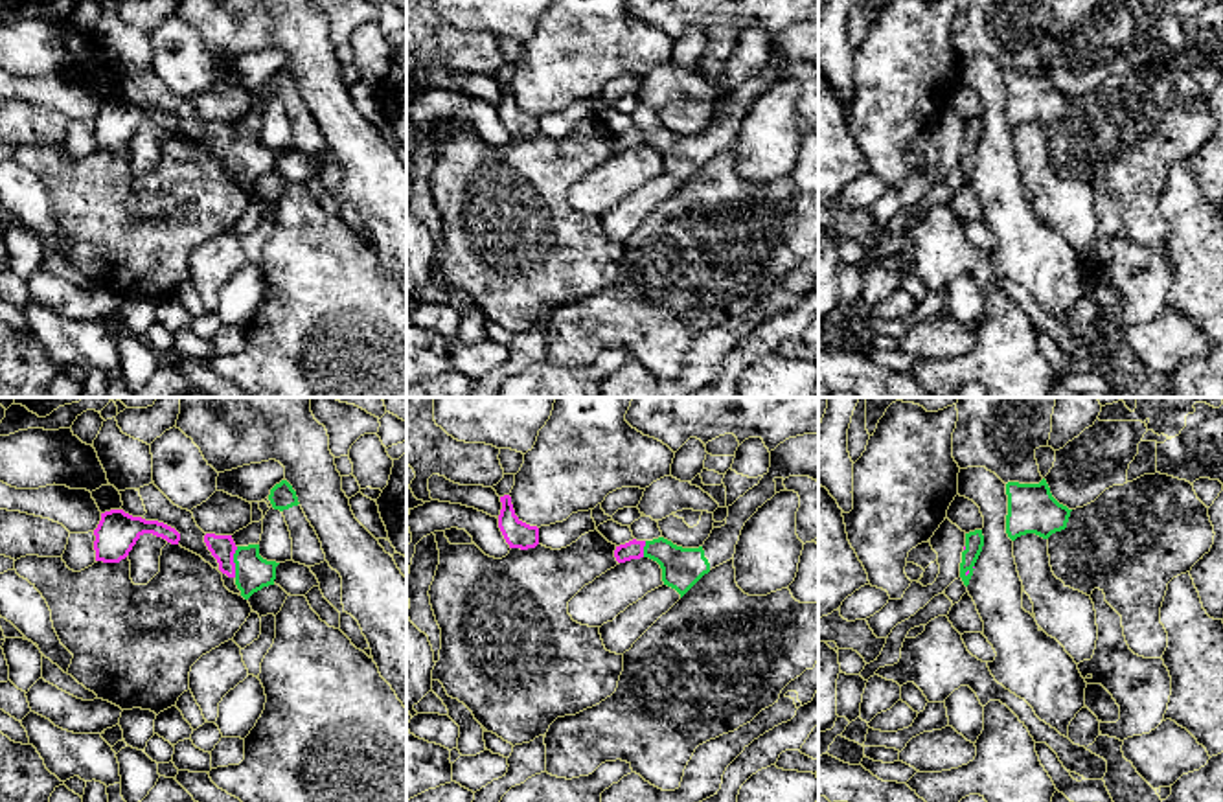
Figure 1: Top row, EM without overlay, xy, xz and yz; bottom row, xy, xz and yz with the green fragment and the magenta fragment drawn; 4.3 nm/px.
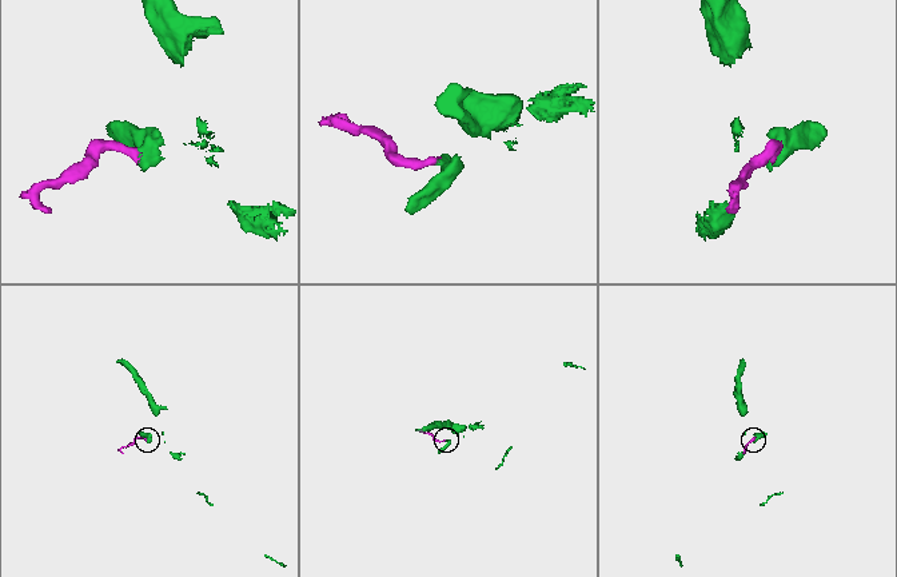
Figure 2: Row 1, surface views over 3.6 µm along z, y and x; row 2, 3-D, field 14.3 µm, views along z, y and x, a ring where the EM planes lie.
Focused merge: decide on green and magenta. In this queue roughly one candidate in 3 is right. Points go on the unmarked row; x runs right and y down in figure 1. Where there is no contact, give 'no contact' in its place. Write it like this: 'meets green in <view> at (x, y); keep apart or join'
meets green in xy at (234, 149); join

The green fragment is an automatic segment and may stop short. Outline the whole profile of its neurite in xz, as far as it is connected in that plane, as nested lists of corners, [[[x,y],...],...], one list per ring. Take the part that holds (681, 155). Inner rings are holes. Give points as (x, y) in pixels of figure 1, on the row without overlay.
[[[818,22],[789,26],[771,39],[771,55],[758,74],[728,94],[726,112],[714,116],[699,136],[682,136],[658,125],[616,134],[618,151],[649,145],[662,156],[664,173],[680,186],[712,156],[734,147],[745,110],[776,83],[776,66],[809,64],[818,70]]]

